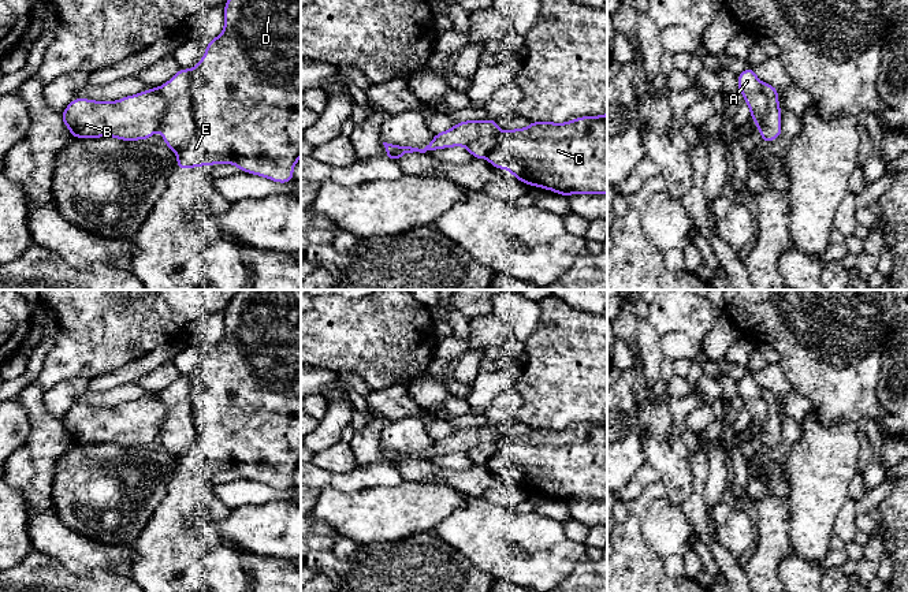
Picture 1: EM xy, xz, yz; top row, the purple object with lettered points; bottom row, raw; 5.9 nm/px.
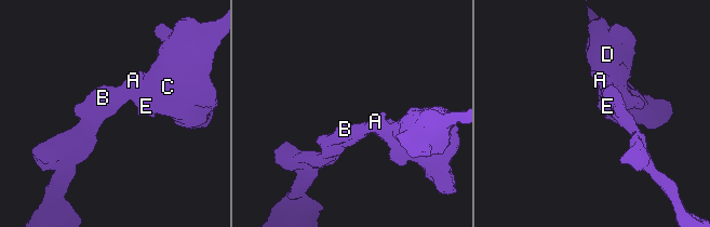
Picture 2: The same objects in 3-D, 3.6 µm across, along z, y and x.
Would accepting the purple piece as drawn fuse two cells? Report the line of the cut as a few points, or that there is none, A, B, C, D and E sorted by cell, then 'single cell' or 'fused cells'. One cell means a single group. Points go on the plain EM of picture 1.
cut yz (760, 388), (760, 397), (767, 409), (767, 419), (756, 431); groups A B / C D E; fused cells

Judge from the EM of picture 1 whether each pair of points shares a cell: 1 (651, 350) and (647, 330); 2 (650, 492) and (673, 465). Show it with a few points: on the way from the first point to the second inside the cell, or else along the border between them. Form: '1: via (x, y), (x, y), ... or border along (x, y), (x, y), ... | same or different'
1: via (648, 345), (647, 335) | same
2: border along (659, 480), (665, 487), (666, 495) | different

